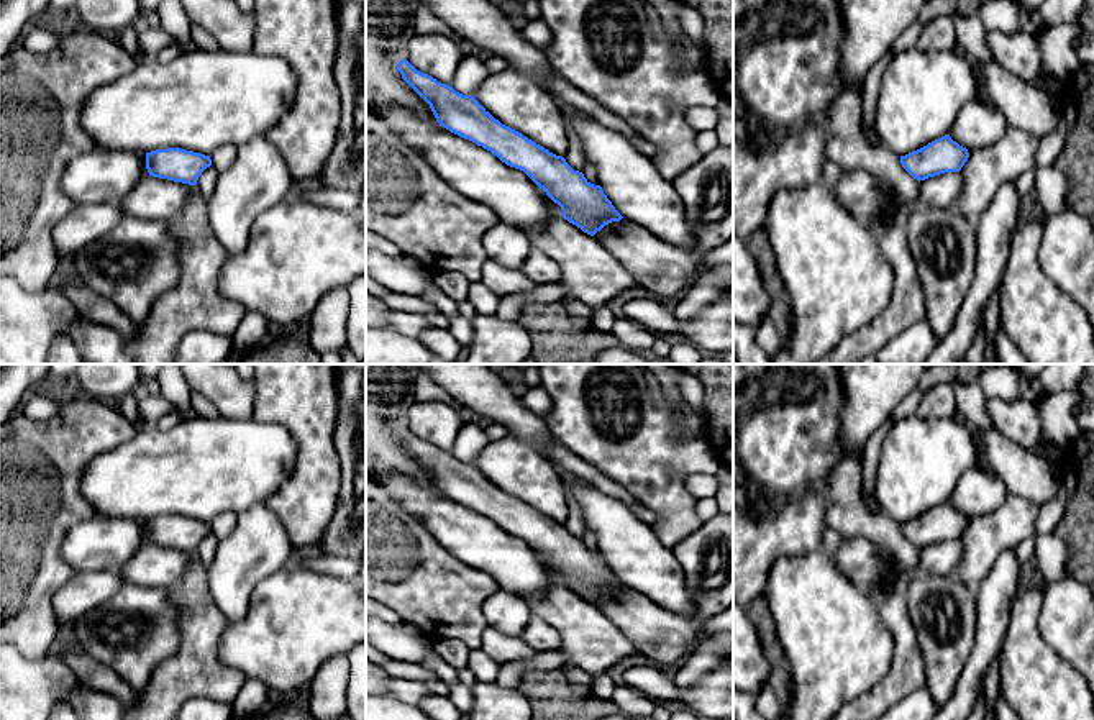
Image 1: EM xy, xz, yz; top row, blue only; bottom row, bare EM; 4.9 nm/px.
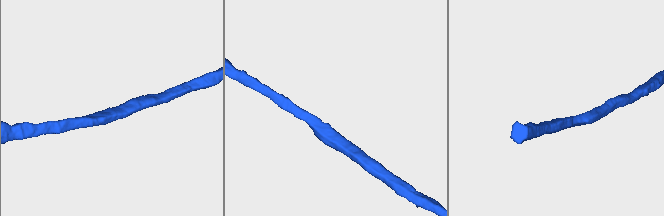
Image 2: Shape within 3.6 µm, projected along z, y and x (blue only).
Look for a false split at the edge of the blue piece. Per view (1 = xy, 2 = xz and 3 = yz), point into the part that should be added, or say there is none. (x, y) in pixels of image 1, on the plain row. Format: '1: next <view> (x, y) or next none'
1: next none
2: next none
3: next none

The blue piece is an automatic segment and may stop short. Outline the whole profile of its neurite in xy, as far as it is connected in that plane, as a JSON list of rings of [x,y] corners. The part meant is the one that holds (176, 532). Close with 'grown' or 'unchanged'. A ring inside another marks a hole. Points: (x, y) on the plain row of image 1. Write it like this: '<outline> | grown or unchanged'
[[[180,515],[146,520],[149,543],[189,553],[195,553],[202,540],[210,533],[210,523]]] | unchanged

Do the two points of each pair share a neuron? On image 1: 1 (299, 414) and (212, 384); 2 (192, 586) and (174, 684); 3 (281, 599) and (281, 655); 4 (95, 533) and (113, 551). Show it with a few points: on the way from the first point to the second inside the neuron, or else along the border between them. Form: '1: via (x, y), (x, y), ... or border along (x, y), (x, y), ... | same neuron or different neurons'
1: border along (255, 381), (255, 404), (250, 417) | different neurons
2: via (192, 610), (192, 660) | same neuron
3: via (284, 612), (282, 642) | same neuron
4: via (100, 538), (109, 546) | same neuron

